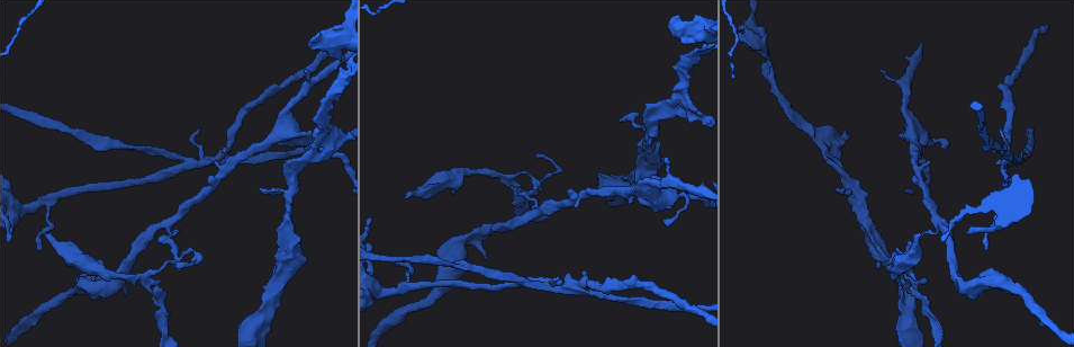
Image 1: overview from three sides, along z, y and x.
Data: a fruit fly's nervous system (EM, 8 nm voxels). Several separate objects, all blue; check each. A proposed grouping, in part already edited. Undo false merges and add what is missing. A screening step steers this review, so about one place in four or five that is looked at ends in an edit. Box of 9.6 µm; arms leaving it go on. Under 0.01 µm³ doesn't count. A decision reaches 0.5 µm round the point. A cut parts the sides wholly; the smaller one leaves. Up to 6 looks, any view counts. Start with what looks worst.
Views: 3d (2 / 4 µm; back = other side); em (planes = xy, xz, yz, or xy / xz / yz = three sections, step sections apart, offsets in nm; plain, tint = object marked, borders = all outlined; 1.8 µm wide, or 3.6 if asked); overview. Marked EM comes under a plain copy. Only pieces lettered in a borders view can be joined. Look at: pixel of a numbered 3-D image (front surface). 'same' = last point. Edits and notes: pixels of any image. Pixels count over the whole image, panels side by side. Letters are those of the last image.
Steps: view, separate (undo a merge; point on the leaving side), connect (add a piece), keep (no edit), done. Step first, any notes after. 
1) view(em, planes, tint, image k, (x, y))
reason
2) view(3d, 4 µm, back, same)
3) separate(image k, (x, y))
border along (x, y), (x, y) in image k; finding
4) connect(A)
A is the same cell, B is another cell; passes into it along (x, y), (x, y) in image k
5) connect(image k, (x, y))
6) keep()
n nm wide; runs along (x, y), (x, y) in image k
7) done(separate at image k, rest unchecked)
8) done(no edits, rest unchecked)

view(3d, 4 µm, image 1, (47, 238))
thick end

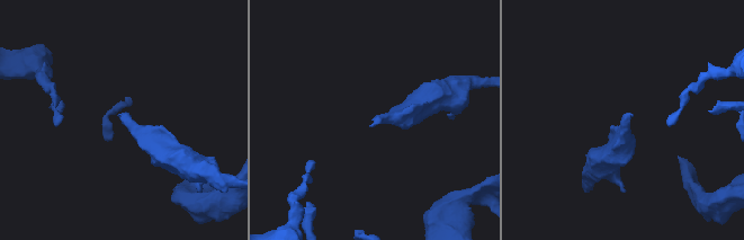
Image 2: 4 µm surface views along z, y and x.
view(em, planes, borders, image 2, (373, 125))

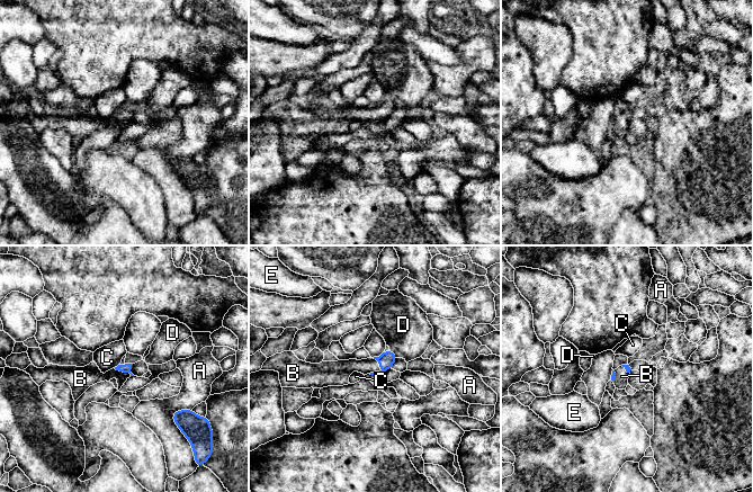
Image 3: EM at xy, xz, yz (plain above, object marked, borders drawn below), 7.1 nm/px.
connect(B)
B is the same cell, A, C, D and E are other cells; it goes on there

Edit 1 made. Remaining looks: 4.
view(overview)
see it whole again

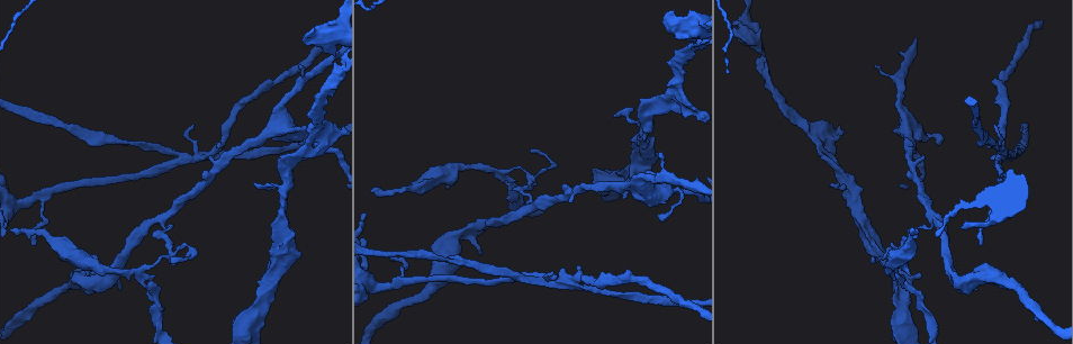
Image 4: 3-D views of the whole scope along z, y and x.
view(3d, 4 µm, image 4, (997, 158))
sharp bend

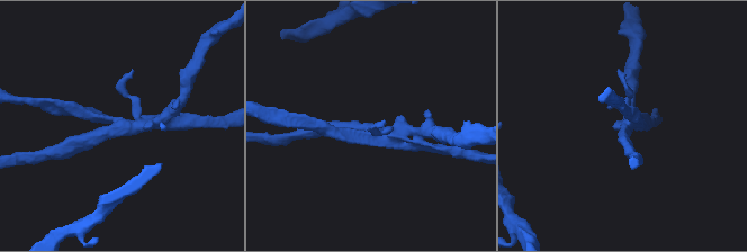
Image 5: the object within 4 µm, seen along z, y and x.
view(em, xz, step 16, tint, image 5, (623, 128))

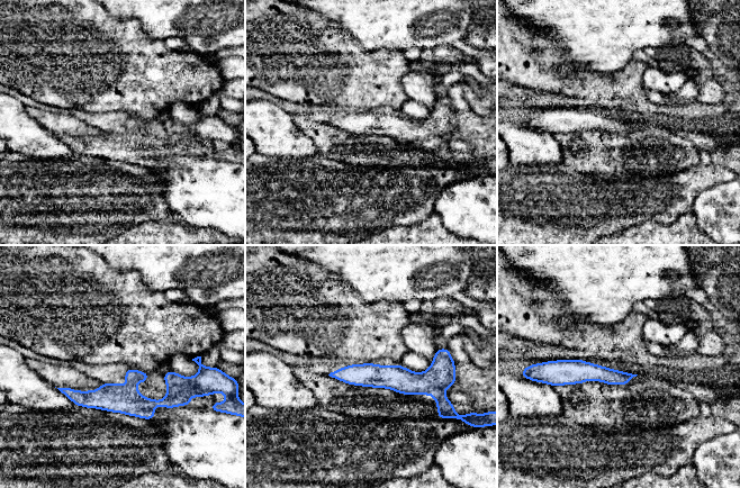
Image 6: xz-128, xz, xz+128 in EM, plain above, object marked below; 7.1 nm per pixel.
view(em, planes, borders, same)
another direction

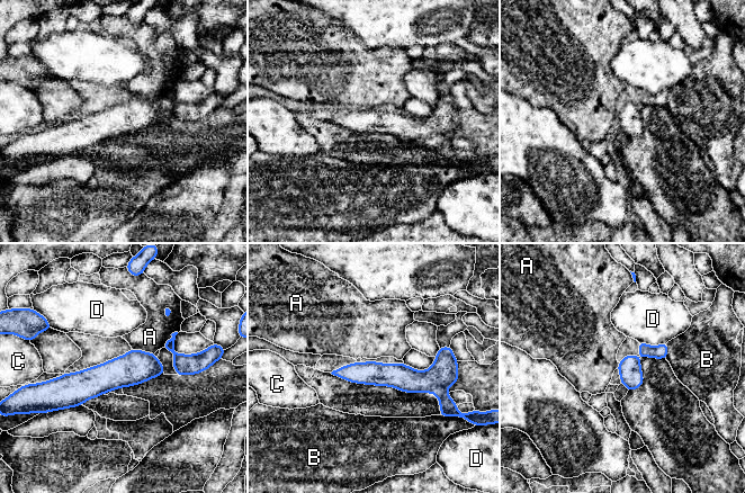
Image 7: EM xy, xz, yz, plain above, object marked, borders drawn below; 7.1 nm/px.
separate(image 7, (448, 406))
A, B, C and D are other cells; a second neuron is stuck on

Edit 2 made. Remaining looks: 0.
done(connect at image 3, separate at image 7, rest unchecked)

